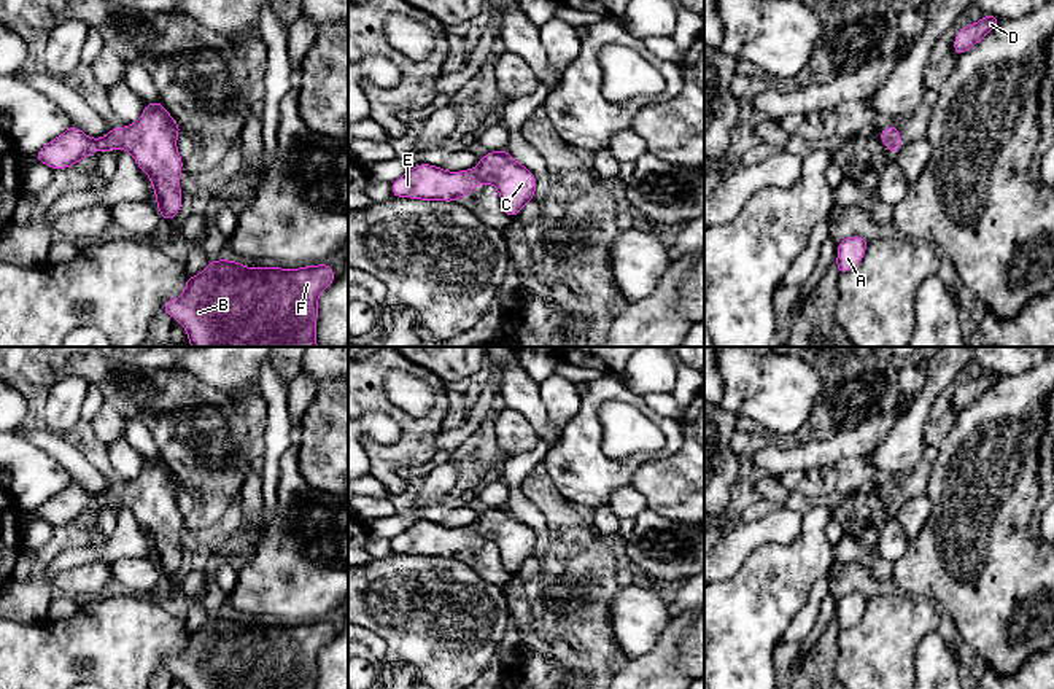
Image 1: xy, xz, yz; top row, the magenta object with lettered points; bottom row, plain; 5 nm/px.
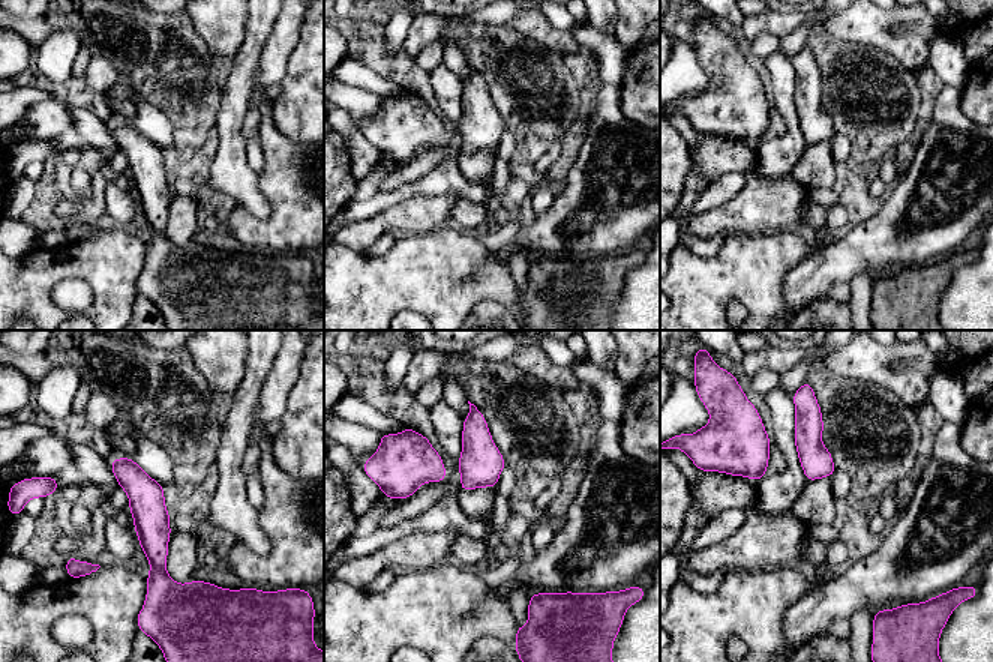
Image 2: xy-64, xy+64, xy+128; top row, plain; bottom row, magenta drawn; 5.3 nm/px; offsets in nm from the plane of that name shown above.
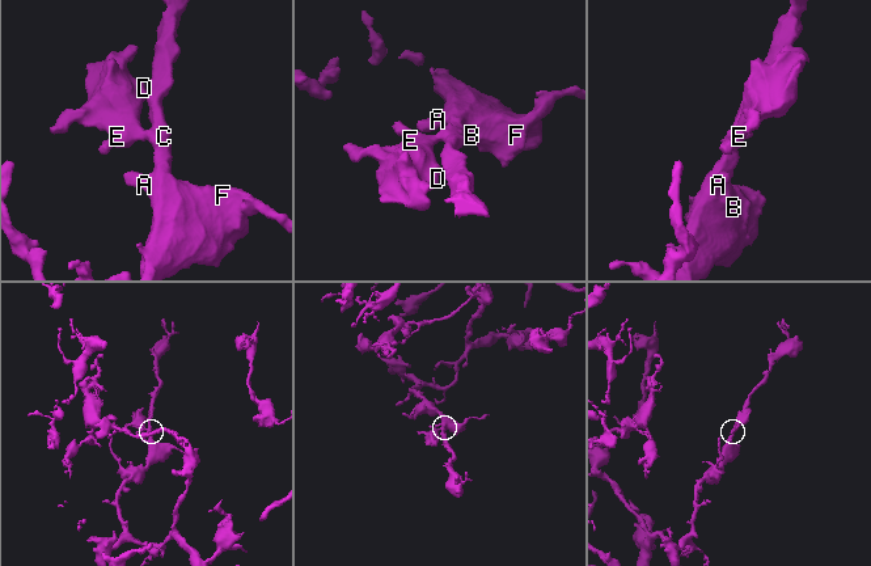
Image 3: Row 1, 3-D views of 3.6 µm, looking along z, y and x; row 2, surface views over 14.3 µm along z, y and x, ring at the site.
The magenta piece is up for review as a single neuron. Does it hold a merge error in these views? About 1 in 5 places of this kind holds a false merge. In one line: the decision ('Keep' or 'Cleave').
Keep

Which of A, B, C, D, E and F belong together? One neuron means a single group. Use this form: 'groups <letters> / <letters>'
groups A B C D E F

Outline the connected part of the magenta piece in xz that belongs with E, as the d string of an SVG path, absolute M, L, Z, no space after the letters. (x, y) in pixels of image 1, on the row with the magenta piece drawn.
M499 150L480 156L480 162L469 170L448 172L428 162L418 164L391 183L391 197L455 202L472 193L480 183L490 183L498 189L504 213L513 220L534 199L537 178L513 159L507 150Z

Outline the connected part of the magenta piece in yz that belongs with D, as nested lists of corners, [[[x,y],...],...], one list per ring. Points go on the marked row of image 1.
[[[986,14],[981,21],[960,29],[954,37],[954,54],[959,57],[976,46],[989,32],[992,32],[1000,24],[1000,21],[1002,19],[998,16]]]

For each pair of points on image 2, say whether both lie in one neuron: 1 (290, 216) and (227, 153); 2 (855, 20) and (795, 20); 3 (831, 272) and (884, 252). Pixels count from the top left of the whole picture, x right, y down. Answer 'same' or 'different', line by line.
1: different
2: different
3: same

